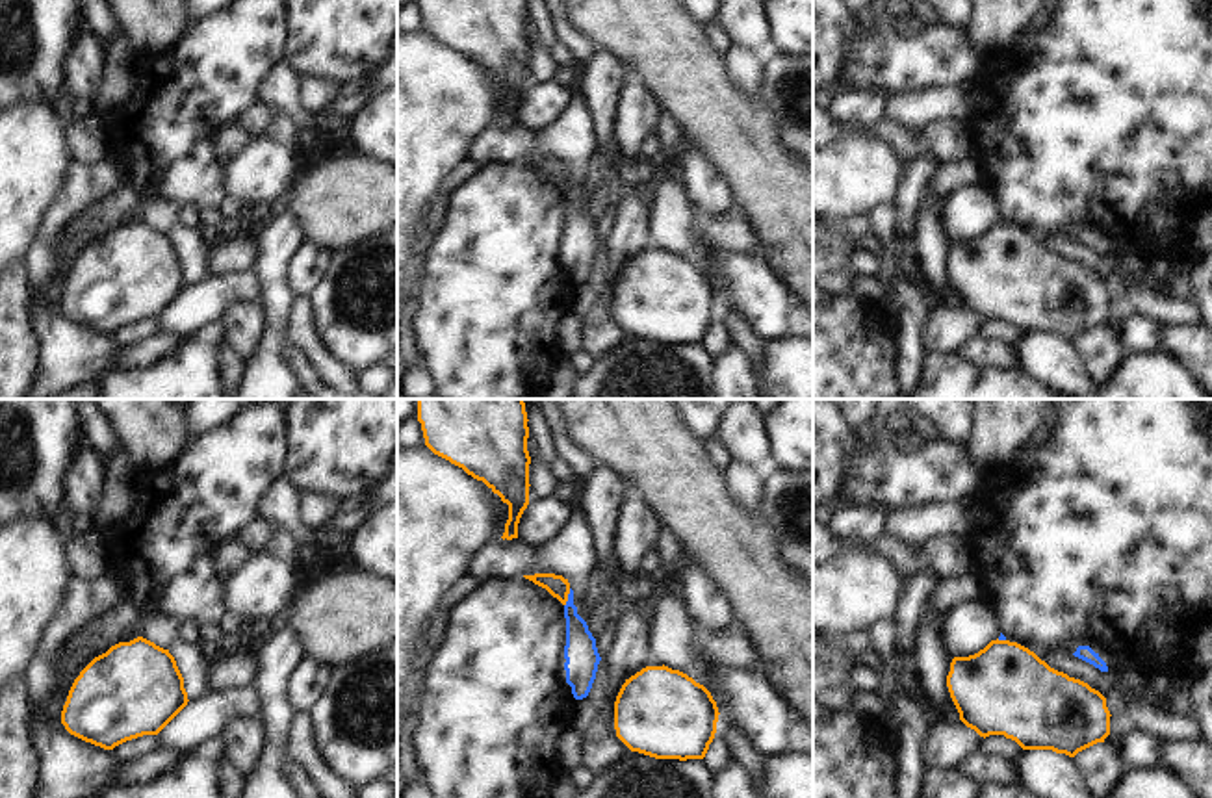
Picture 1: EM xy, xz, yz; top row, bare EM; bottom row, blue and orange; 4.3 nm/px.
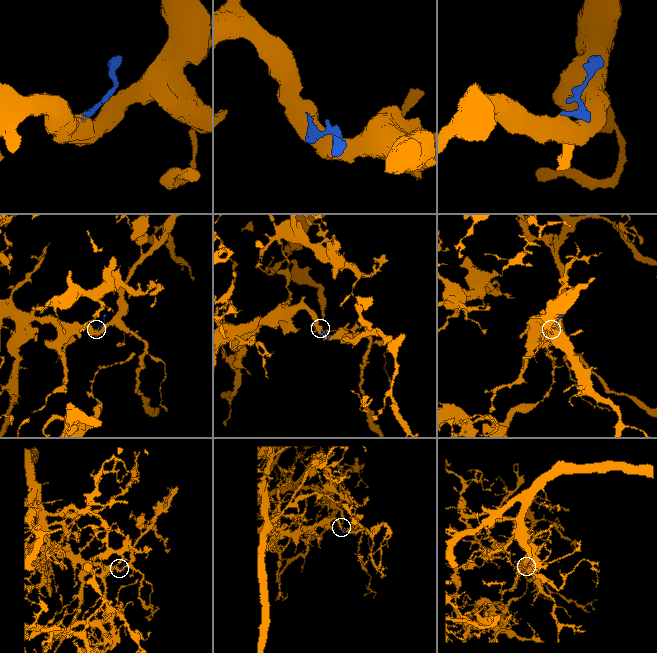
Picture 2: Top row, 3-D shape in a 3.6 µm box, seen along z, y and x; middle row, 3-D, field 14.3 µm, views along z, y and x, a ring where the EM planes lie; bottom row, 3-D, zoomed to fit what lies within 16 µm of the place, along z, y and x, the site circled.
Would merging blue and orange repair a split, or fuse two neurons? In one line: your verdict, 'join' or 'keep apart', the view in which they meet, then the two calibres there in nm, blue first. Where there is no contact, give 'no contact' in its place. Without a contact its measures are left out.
keep apart; meets blue in xz; 140 nm thick on the blue side, 90 nm on the other

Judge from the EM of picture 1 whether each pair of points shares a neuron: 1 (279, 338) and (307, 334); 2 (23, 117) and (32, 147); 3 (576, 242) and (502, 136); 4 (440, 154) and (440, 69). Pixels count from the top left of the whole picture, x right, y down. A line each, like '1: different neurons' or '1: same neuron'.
1: different neurons
2: same neuron
3: same neuron
4: same neuron

